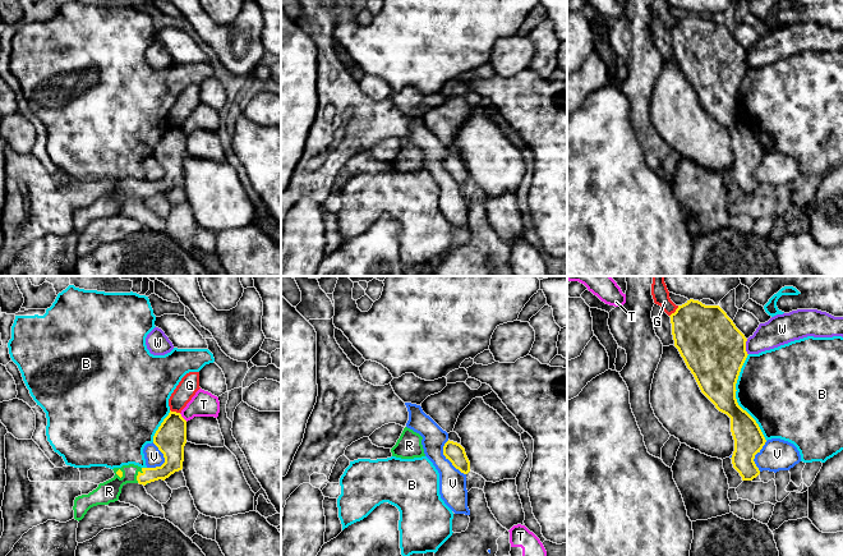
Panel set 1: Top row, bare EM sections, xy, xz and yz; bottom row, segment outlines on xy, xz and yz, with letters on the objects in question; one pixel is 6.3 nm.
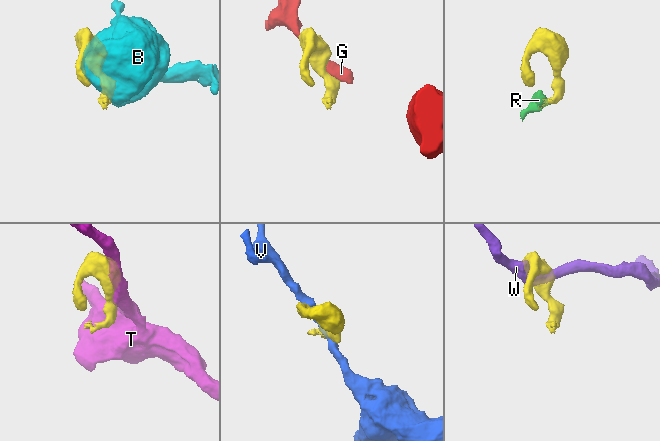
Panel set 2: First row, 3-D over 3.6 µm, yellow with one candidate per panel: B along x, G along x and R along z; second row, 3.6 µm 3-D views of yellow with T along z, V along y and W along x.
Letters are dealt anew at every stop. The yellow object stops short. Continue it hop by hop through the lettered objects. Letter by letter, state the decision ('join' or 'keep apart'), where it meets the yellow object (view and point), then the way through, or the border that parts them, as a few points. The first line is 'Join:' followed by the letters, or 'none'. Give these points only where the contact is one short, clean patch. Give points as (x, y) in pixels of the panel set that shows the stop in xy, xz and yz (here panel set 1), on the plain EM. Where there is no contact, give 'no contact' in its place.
Join: R
B: keep apart; contact yz (735, 111)
G: keep apart; contact yz (676, 24)
R: join; contact xy (137, 189); way xy (173, 177), (164, 185), (137, 189), (124, 189), (109, 205)
T: keep apart; contact xy (182, 131)
V: keep apart; contact xz (447, 171)
W: keep apart; contact yz (745, 60)

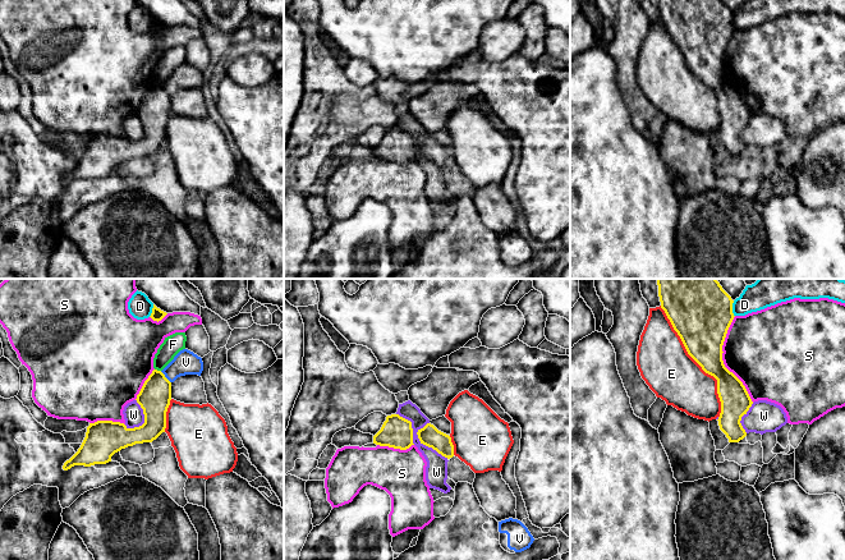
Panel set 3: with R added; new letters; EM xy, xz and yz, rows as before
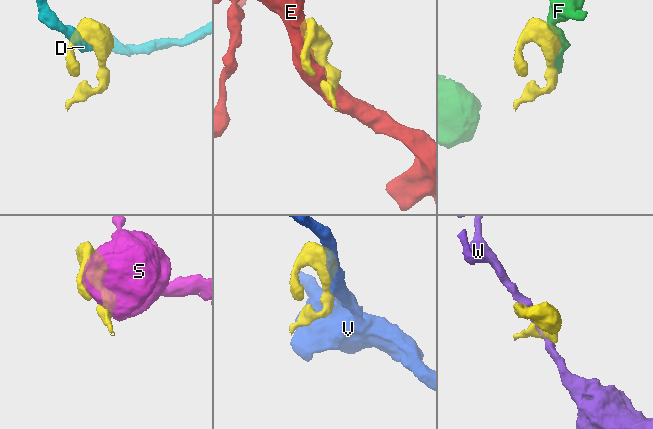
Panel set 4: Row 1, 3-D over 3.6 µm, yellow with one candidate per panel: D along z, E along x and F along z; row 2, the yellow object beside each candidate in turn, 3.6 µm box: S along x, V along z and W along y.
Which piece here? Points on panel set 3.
Join: none
D: keep apart; contact yz (731, 22)
E: keep apart; contact yz (697, 76)
F: keep apart; contact xy (156, 83)
S: keep apart; contact yz (721, 73)
V: keep apart; contact xy (165, 91)
W: keep apart; contact xz (428, 160)

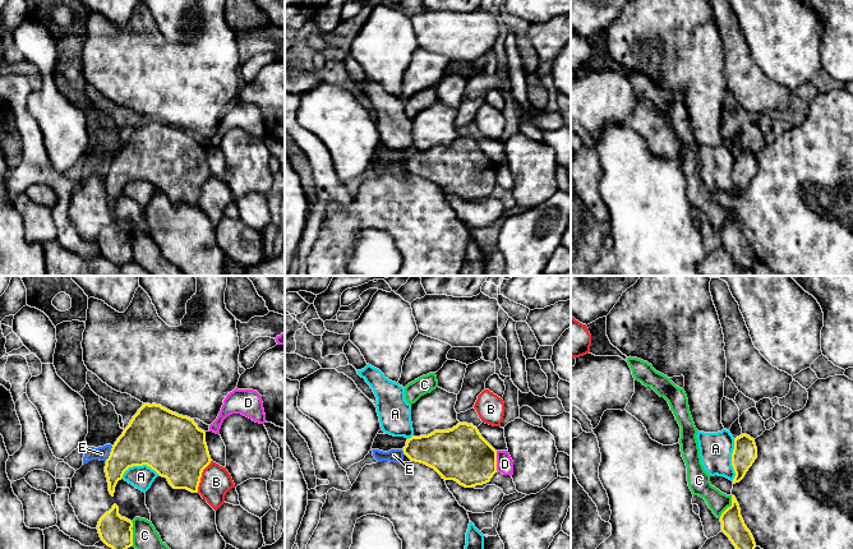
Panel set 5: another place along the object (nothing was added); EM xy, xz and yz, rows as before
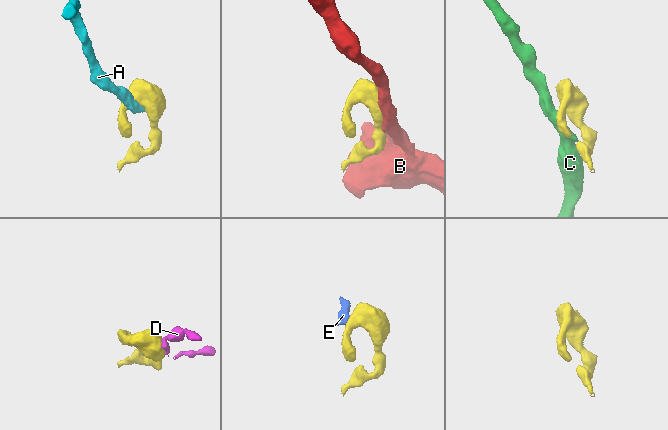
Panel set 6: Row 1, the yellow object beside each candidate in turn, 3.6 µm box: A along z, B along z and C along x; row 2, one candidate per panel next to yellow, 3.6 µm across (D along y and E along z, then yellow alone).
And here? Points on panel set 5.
Join: none
A: keep apart; contact yz (732, 174)
B: keep apart; contact xy (201, 190)
C: keep apart; contact xy (132, 248); border xy (130, 235), (133, 259)
D: keep apart; contact xz (496, 175); border xz (496, 165), (497, 184)
E: keep apart; contact xy (110, 167); border xy (113, 160), (105, 174)

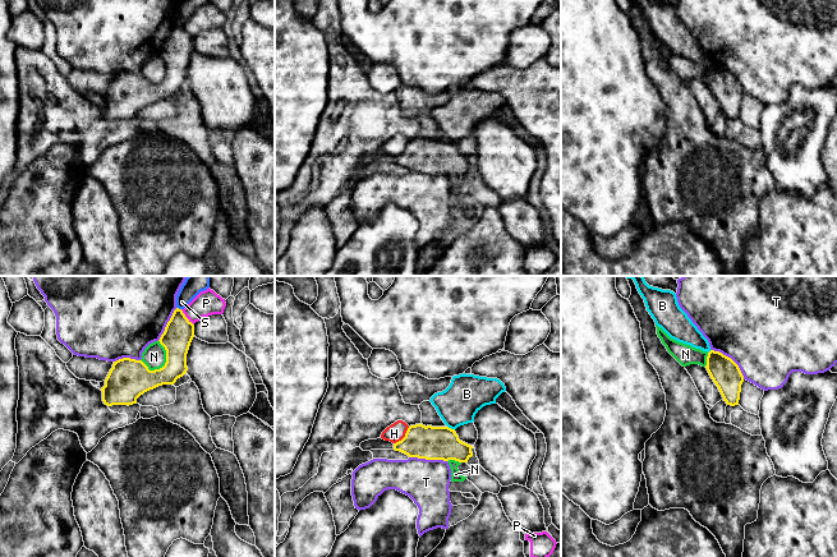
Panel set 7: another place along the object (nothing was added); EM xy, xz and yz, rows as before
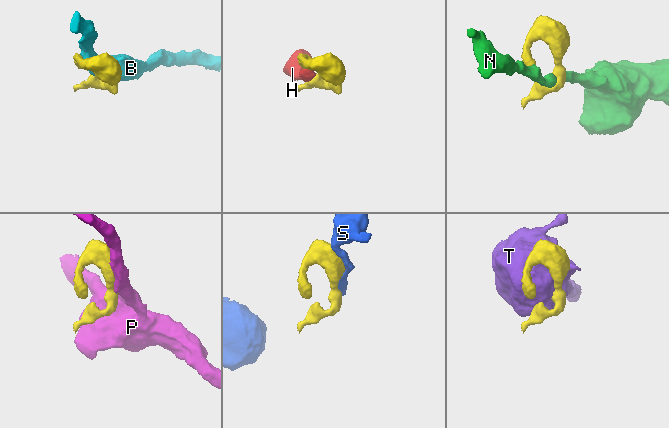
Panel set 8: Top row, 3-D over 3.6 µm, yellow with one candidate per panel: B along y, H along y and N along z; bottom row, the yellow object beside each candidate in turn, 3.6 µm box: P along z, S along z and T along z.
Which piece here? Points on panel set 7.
Join: none
B: keep apart; contact xz (450, 142); border xz (447, 139), (454, 143)
H: keep apart; contact xz (404, 151); border xz (409, 141), (405, 148), (394, 157)
N: keep apart; contact xy (166, 73)
P: keep apart; contact xy (185, 31)
S: keep apart; contact xy (178, 22)
T: keep apart; contact yz (731, 73)

